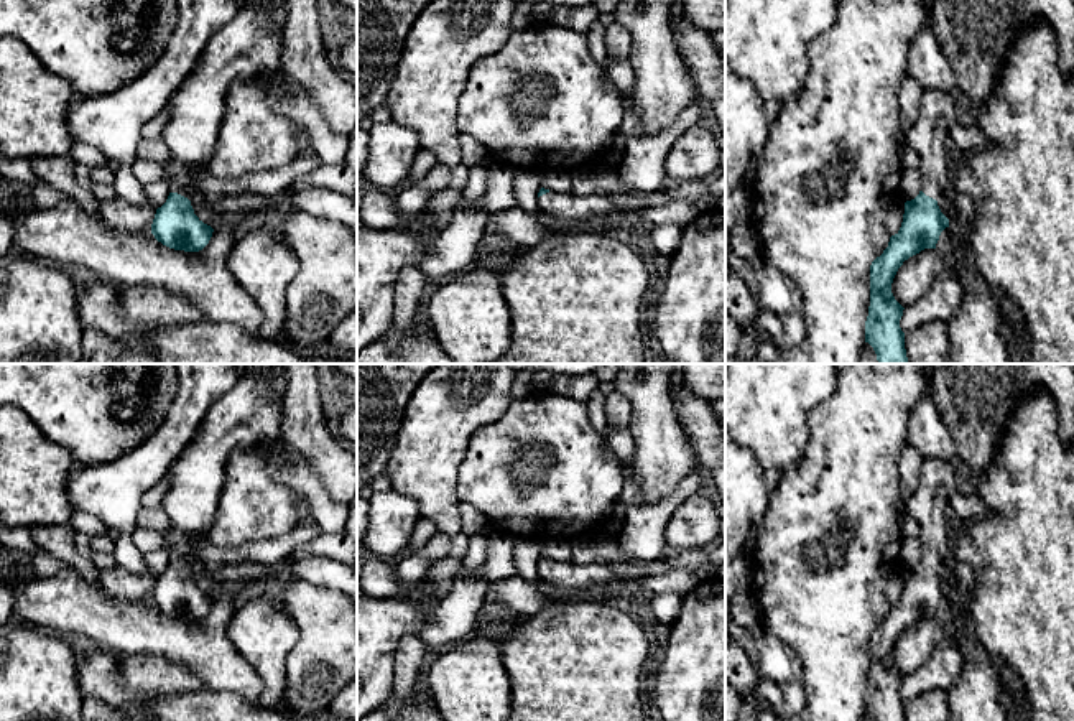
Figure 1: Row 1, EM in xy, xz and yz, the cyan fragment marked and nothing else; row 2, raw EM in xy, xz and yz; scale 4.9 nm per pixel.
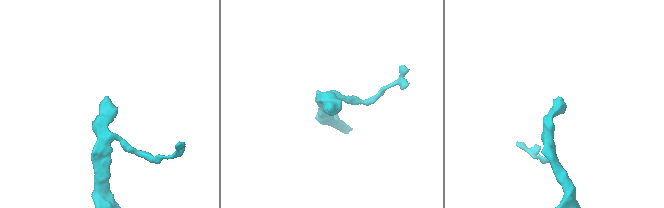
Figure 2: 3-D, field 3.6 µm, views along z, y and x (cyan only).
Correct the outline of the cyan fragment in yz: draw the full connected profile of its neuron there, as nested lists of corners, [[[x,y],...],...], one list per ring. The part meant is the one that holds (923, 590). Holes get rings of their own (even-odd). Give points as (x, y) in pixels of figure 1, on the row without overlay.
[[[934,458],[923,459],[916,491],[906,500],[908,515],[921,527],[921,560],[905,571],[900,599],[870,634],[865,711],[875,721],[906,721],[900,696],[905,677],[895,668],[891,652],[905,629],[924,617],[936,617],[941,601],[949,596],[936,568],[942,565],[949,548],[946,509],[956,492],[957,474],[952,464]]]

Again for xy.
[[[248,370],[238,377],[235,387],[209,408],[197,436],[192,438],[171,466],[171,486],[164,499],[164,510],[171,522],[171,528],[166,533],[171,545],[171,561],[166,571],[156,578],[151,593],[155,607],[169,617],[199,621],[212,606],[214,598],[194,583],[189,570],[194,561],[202,561],[191,540],[194,537],[206,538],[214,523],[230,454],[238,448],[257,448],[262,441],[280,440],[285,405],[271,390],[276,375]]]

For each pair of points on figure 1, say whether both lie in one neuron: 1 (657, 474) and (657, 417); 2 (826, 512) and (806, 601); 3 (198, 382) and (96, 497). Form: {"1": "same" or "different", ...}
{"1": "same", "2": "same", "3": "same"}

